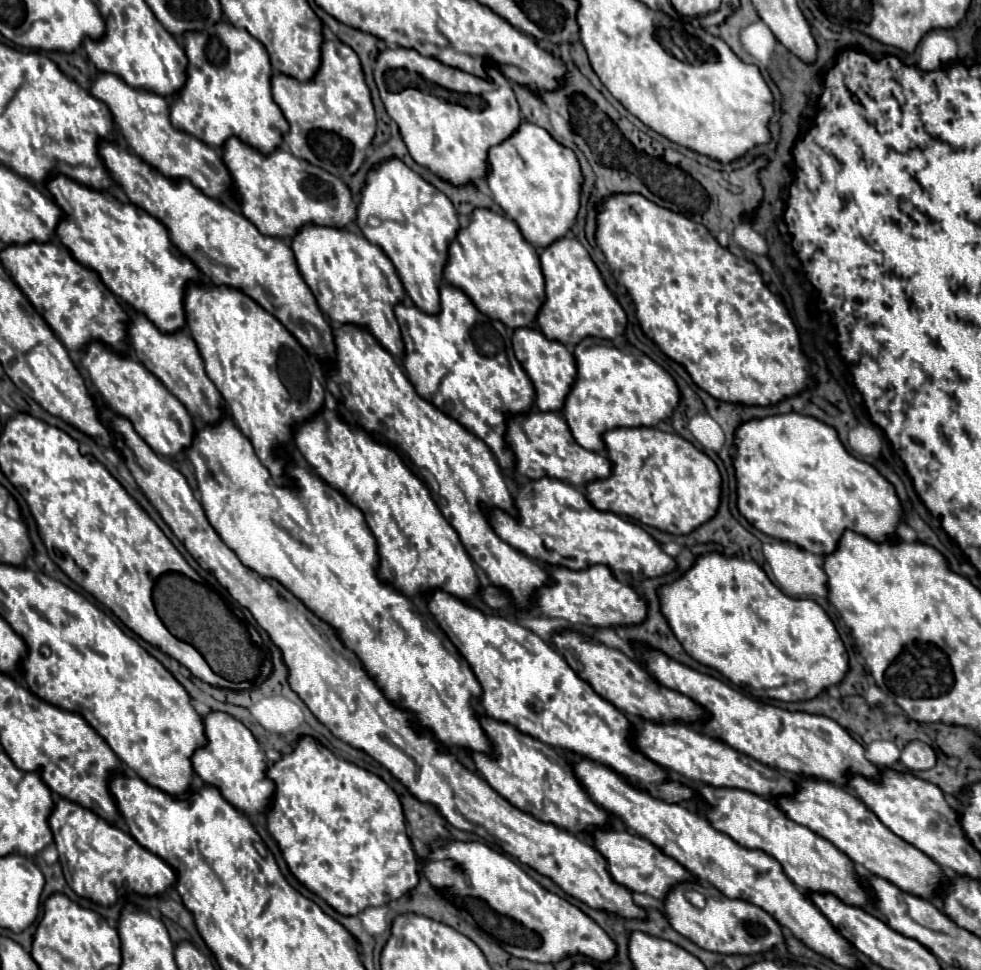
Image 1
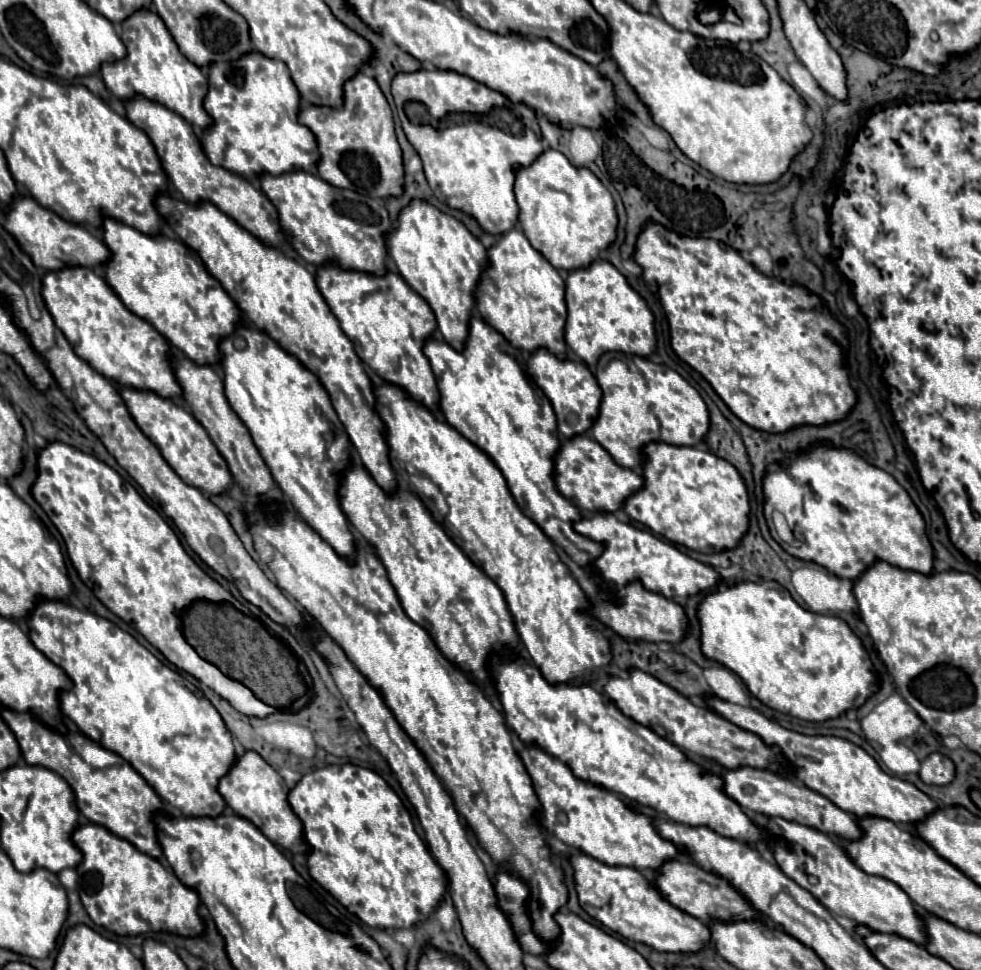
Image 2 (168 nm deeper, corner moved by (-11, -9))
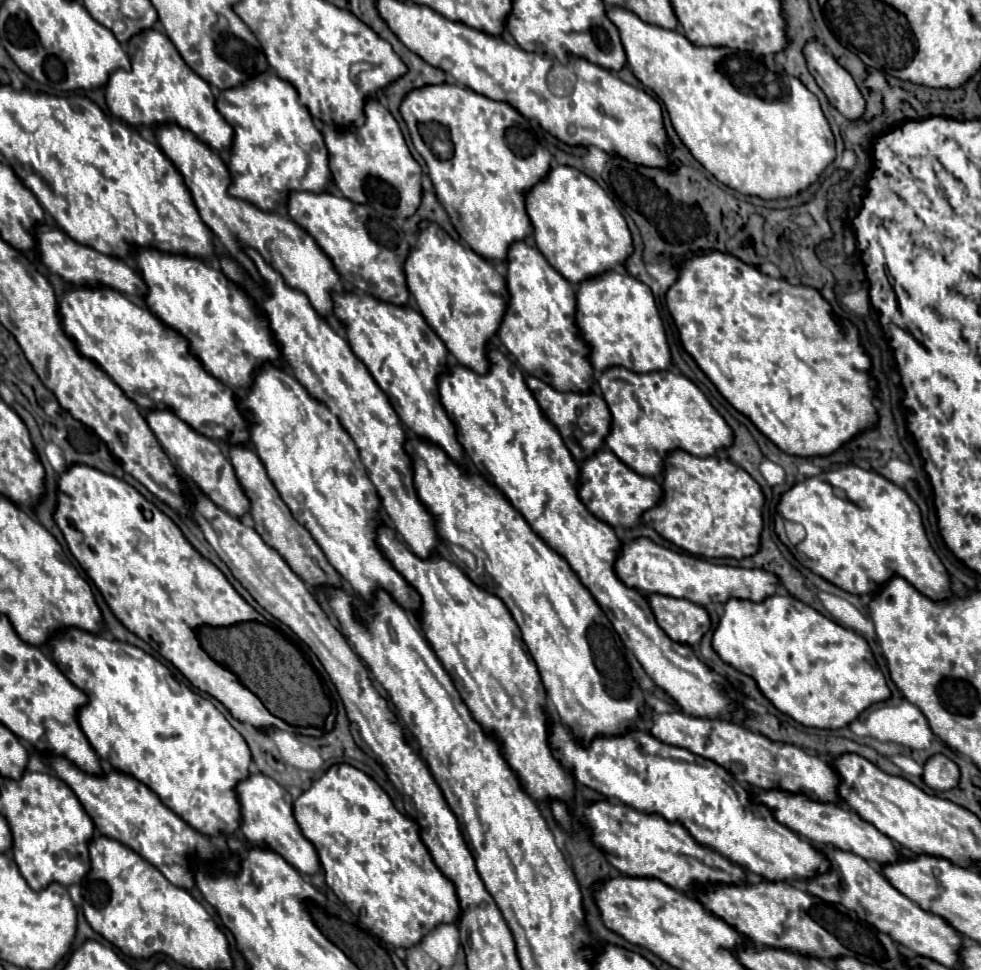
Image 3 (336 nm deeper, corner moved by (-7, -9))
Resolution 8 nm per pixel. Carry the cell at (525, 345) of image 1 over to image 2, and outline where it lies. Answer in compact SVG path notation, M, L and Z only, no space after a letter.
M536 349L528 359L528 373L536 381L536 385L544 391L544 395L550 399L558 419L558 431L564 437L582 435L592 427L594 419L598 417L602 391L584 363L572 359L560 359L546 349Z

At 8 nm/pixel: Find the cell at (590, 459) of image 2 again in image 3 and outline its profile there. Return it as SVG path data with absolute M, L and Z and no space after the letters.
M602 449L594 457L586 459L580 467L580 499L600 521L612 527L632 529L640 523L644 511L656 507L662 495L662 487L656 479L644 477L624 465L612 451Z

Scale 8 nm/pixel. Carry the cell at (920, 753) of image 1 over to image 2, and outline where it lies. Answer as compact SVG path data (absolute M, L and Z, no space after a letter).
M930 753L922 761L920 779L928 785L946 785L954 779L954 763L942 753Z

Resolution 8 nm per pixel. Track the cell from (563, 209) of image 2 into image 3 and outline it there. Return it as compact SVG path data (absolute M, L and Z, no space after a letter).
M560 165L550 169L548 177L526 195L526 207L540 253L570 283L610 271L634 251L630 229L614 201L594 179L574 167Z

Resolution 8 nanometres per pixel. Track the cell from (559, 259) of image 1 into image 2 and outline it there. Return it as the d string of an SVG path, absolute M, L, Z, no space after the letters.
M604 259L592 261L586 269L574 269L568 273L566 279L566 305L568 305L568 317L566 317L566 329L564 339L566 345L586 363L596 365L598 357L606 351L622 351L630 355L646 357L654 351L656 335L654 335L654 315L646 307L644 299L626 283L626 279L616 271L616 267Z

